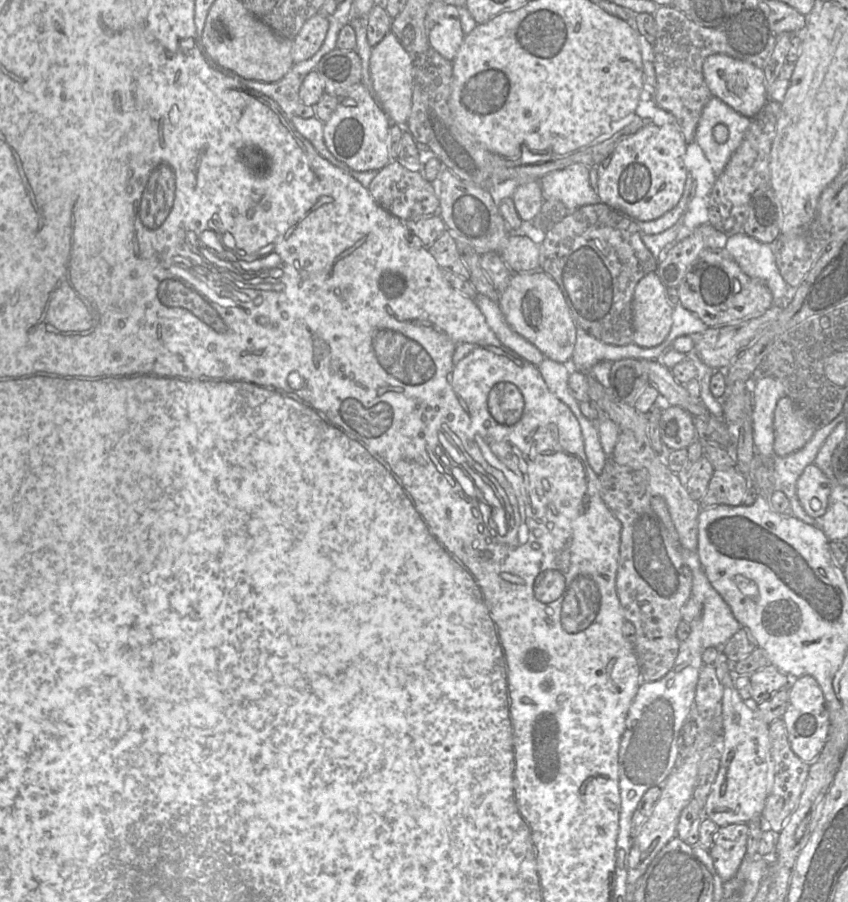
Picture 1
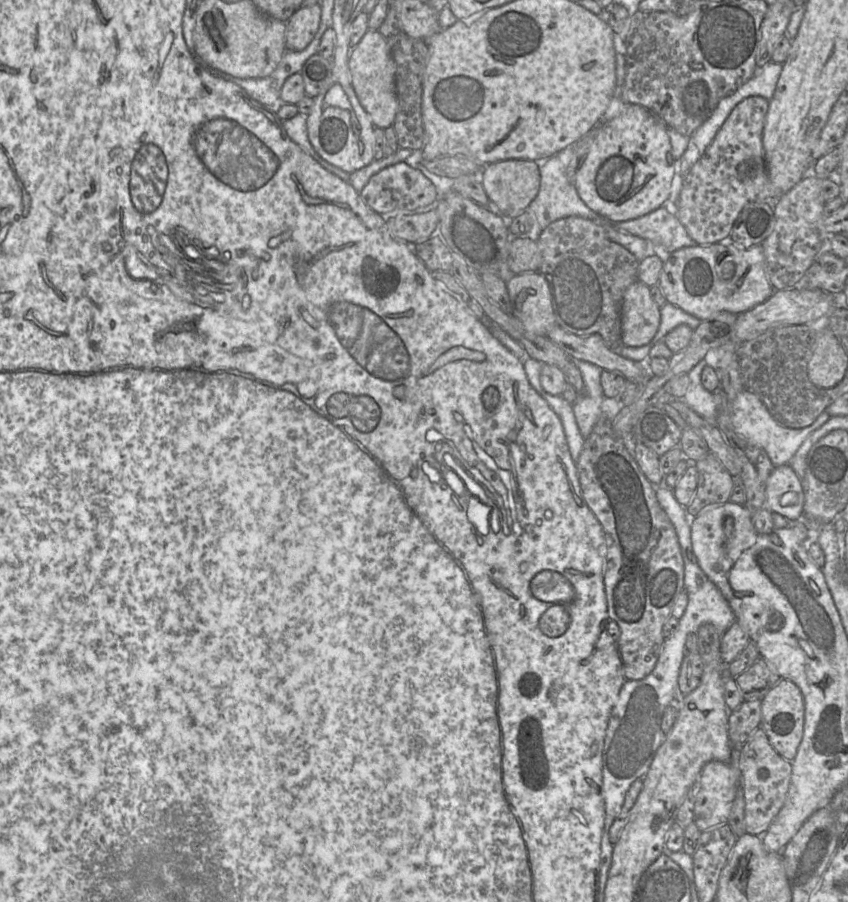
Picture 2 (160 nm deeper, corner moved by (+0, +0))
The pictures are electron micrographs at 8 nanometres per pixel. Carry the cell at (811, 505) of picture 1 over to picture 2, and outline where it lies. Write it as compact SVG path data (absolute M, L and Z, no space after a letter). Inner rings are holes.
M789 466L775 467L766 485L764 508L791 520L804 519L804 492L800 478Z

